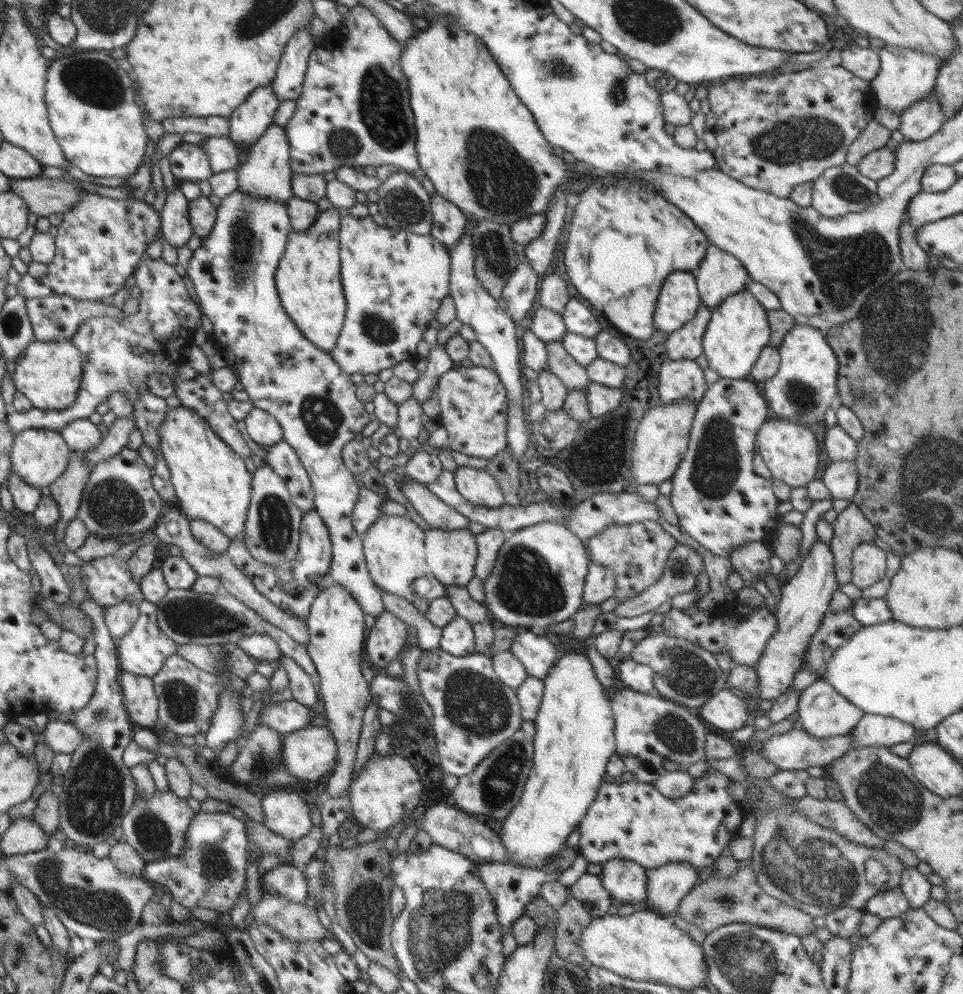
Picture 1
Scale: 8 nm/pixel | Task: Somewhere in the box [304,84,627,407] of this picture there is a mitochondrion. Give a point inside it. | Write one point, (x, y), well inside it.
(500, 182)

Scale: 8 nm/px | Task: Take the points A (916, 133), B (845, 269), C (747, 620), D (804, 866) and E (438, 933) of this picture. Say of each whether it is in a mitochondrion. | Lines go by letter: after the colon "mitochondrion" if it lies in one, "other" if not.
A: other
B: mitochondrion
C: other
D: mitochondrion
E: mitochondrion

